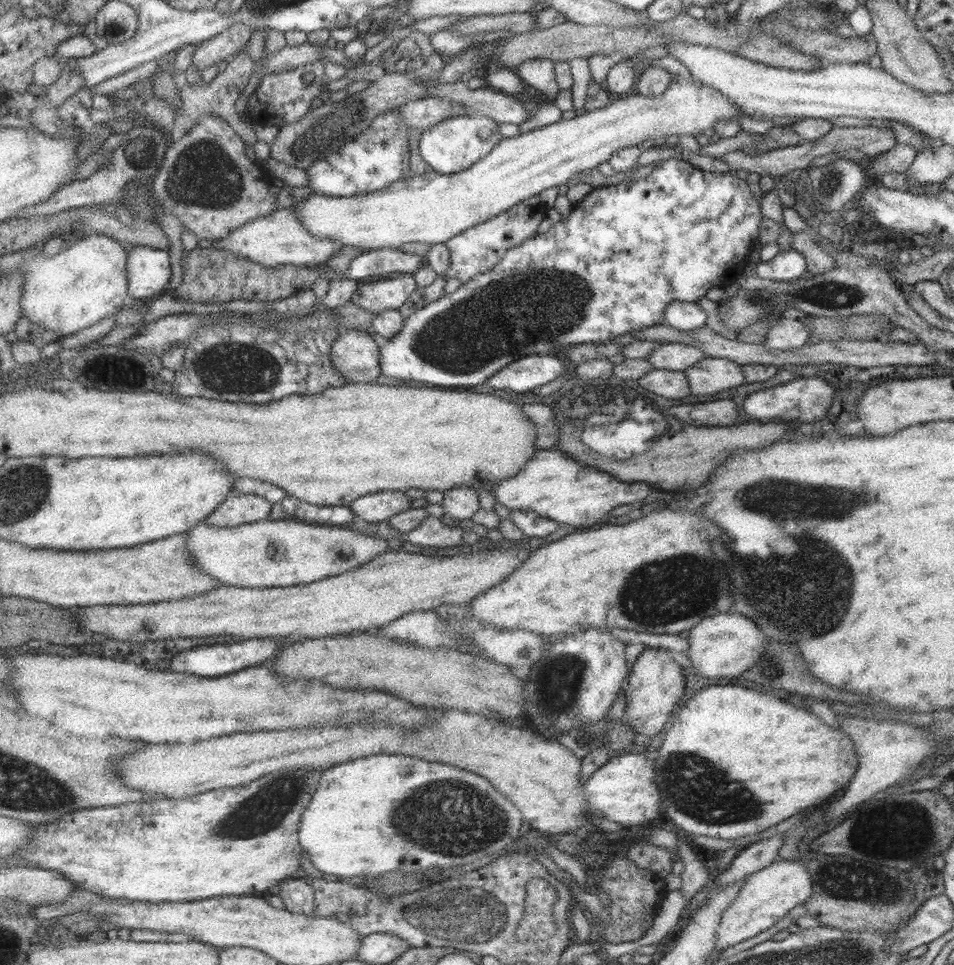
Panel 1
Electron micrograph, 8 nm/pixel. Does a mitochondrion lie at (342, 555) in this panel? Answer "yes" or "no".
no

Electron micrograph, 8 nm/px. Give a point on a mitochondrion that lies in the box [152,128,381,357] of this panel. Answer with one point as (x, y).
(208, 176)

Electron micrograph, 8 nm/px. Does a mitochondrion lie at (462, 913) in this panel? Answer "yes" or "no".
yes

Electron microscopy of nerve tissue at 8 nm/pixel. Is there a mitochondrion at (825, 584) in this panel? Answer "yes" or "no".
yes

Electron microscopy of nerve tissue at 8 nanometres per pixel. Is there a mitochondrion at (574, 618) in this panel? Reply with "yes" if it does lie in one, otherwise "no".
no

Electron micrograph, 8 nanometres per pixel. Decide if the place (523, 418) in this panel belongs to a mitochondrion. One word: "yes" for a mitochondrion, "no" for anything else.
no

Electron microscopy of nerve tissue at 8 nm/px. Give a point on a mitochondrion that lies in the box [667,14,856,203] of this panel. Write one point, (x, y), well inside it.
(826, 179)

